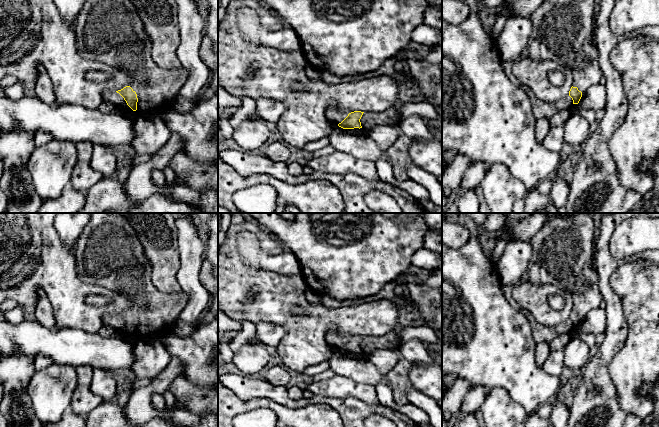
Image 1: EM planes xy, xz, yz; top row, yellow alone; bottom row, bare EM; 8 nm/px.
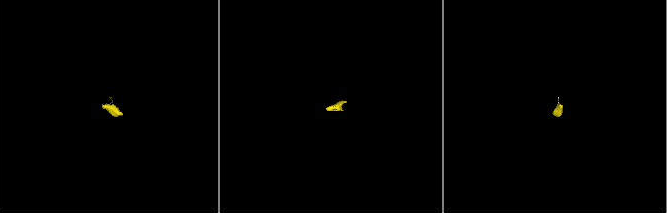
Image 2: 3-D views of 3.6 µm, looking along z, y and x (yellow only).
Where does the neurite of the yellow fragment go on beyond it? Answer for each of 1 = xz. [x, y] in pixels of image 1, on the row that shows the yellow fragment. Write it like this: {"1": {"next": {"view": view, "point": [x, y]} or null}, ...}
{"1": {"next": {"view": "xz", "point": [368, 119]}}}

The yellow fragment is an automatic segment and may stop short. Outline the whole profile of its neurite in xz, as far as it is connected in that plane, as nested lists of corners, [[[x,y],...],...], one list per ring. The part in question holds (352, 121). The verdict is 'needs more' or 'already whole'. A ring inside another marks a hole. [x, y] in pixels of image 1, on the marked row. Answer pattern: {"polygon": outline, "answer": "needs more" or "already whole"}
{"polygon": [[[334,107],[327,108],[326,118],[332,125],[338,125],[356,133],[367,133],[373,125],[385,124],[397,127],[401,121],[398,111],[378,113],[354,111],[348,114]]], "answer": "needs more"}

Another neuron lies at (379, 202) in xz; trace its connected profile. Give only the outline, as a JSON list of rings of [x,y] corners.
[[[370,191],[364,196],[364,202],[375,213],[403,213],[398,203],[381,191]]]

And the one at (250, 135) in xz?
[[[245,120],[234,128],[232,138],[245,150],[260,148],[269,138],[270,132],[264,122]]]

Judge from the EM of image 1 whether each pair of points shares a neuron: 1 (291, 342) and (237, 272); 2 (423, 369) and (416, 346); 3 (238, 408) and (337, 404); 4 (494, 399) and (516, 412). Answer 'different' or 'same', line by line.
1: same
2: same
3: different
4: same

